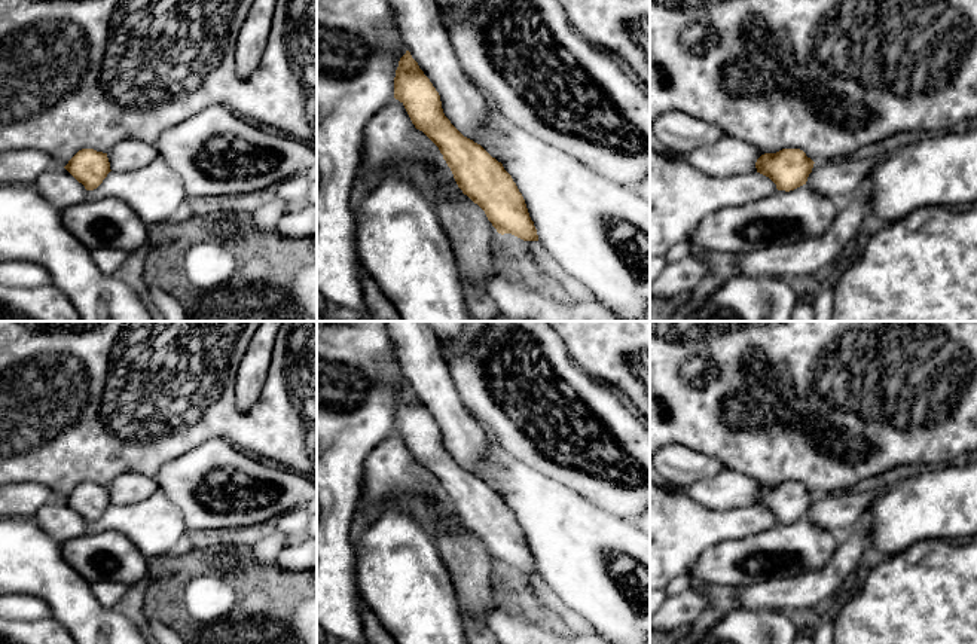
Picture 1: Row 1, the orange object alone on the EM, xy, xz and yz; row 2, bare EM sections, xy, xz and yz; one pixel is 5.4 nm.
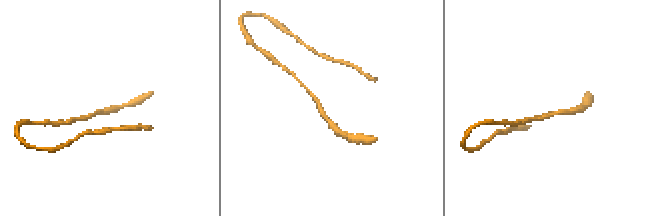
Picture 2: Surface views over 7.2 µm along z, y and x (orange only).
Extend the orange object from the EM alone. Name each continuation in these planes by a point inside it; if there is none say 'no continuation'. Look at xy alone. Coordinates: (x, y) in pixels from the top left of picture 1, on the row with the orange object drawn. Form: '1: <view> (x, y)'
1: xy (55, 185)

